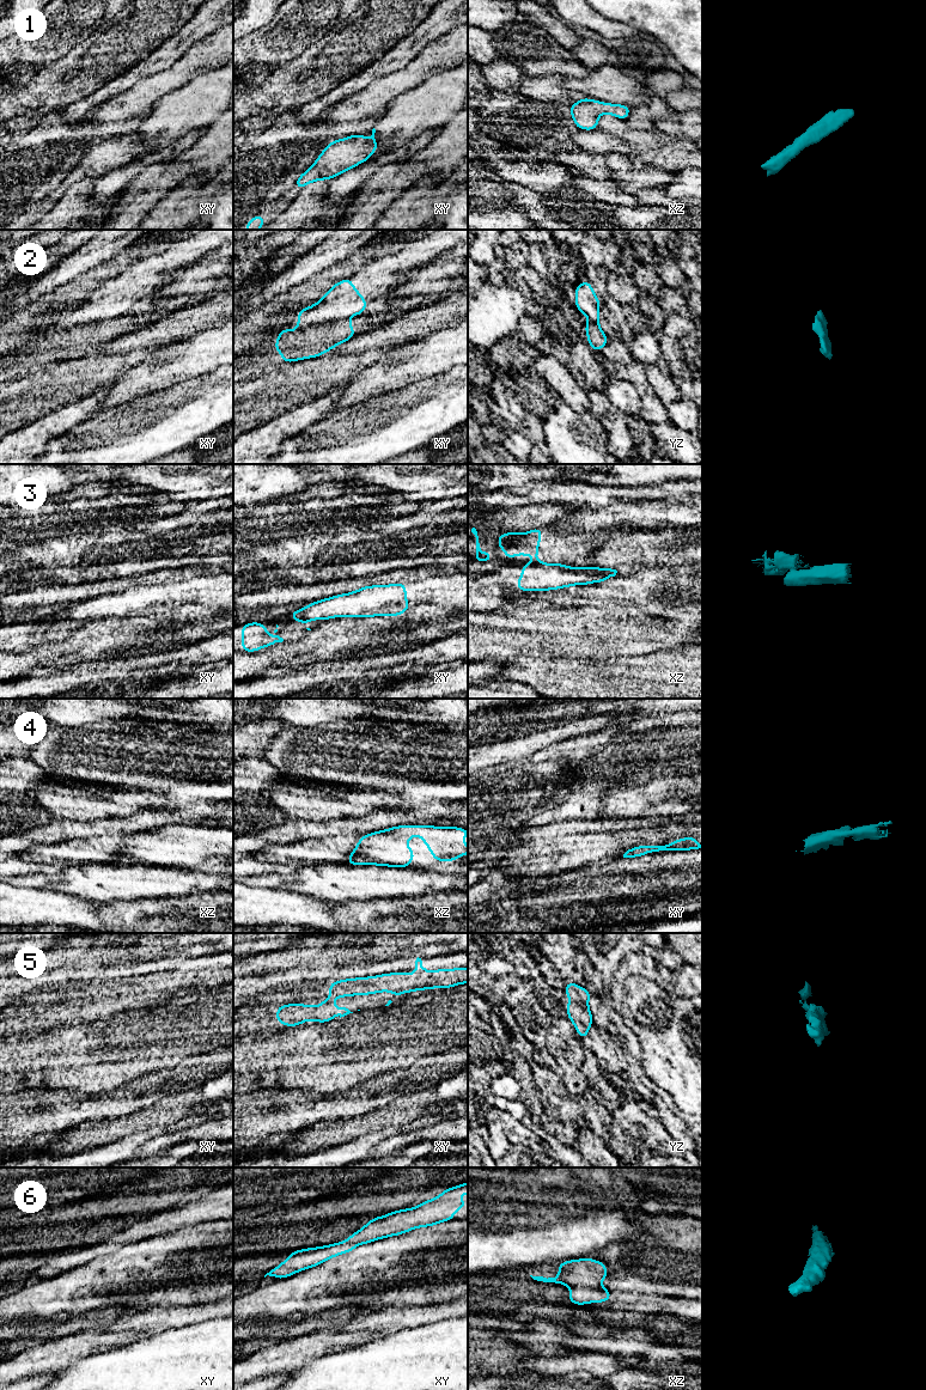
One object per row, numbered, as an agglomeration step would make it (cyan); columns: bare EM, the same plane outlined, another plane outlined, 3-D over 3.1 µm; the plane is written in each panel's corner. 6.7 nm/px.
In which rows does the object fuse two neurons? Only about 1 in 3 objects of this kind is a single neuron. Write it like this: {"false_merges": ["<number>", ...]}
{"false_merges": ["2", "3"]}

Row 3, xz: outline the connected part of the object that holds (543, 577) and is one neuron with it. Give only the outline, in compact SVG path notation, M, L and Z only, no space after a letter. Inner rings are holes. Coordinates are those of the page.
M524 563L516 583L519 591L548 591L573 585L603 583L615 577L616 569L601 567L567 567L563 563Z

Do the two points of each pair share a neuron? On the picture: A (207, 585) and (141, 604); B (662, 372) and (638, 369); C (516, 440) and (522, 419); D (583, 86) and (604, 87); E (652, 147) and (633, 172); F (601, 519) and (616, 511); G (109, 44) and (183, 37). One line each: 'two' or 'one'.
A: one
B: two
C: two
D: one
E: two
F: one
G: two

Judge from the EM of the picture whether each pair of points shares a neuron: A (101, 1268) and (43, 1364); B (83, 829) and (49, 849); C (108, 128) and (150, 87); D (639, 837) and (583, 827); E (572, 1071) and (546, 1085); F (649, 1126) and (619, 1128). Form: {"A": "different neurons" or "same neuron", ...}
{"A": "different neurons", "B": "same neuron", "C": "same neuron", "D": "same neuron", "E": "different neurons", "F": "same neuron"}

